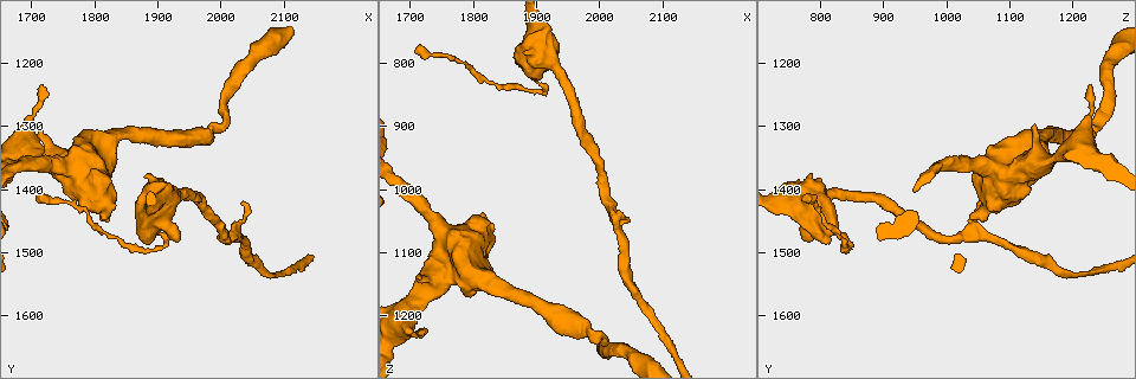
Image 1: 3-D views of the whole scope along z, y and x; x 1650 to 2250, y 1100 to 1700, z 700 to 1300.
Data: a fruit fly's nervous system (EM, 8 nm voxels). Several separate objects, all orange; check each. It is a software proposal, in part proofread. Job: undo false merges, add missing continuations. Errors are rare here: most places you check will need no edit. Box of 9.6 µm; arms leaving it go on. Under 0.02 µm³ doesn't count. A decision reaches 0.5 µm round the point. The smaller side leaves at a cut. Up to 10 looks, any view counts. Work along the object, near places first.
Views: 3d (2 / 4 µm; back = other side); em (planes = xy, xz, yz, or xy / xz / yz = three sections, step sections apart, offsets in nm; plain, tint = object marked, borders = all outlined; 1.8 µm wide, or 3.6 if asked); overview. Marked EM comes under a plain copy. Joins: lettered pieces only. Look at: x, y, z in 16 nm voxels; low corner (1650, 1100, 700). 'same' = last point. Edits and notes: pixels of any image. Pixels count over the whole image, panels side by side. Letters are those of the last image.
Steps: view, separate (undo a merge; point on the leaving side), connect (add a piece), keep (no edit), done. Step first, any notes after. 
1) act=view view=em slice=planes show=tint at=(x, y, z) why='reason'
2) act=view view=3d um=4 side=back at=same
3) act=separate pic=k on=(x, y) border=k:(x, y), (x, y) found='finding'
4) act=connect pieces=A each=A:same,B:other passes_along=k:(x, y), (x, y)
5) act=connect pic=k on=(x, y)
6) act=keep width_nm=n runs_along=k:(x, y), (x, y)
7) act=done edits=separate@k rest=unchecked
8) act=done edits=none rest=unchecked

act=view view=3d um=4 at=(1710, 1300, 1140)

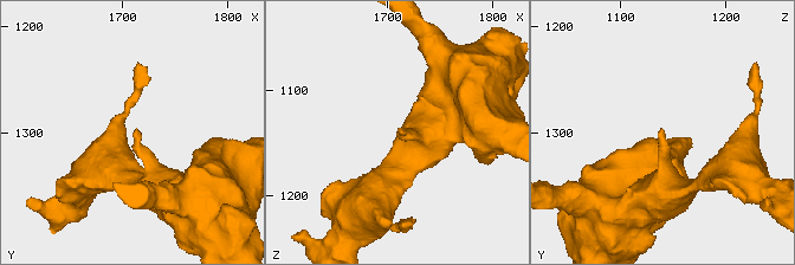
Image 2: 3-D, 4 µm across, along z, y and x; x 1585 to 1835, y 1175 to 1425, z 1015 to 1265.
act=view view=em slice=planes show=borders at=(1714, 1298, 1140)

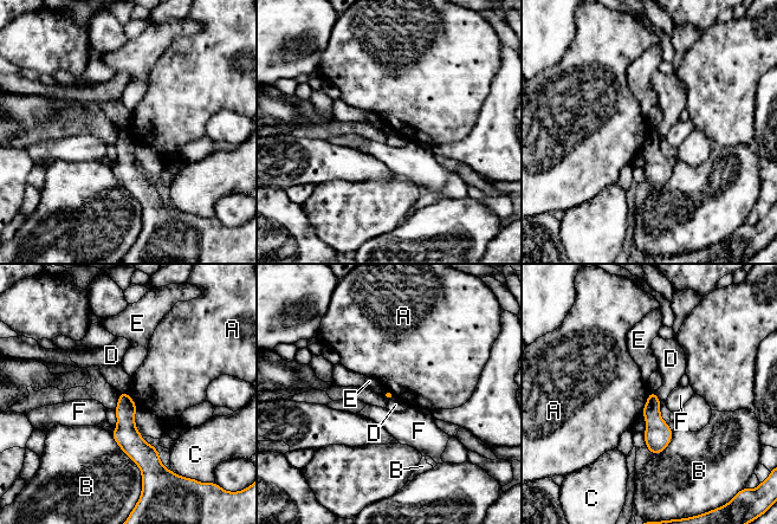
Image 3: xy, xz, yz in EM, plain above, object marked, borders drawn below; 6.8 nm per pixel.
act=keep each=A:other,B:other,C:other,D:other,E:other,F:other runs_along=3:(122, 395), (125, 434), (142, 465) found='none of them fits'

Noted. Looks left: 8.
act=view view=3d um=4 at=(1820, 1445, 1040) why='branch stops here'

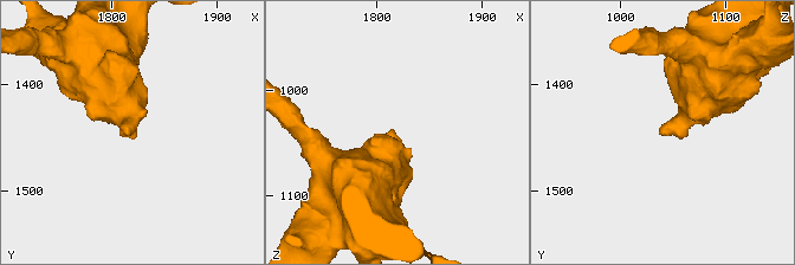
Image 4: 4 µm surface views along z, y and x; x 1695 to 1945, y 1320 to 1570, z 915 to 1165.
act=view view=em slice=xy step=8 show=tint at=(1816, 1446, 1038)

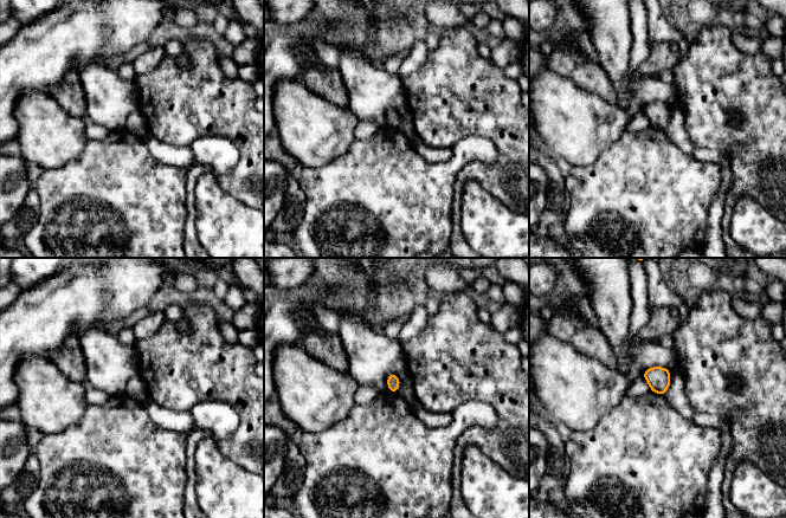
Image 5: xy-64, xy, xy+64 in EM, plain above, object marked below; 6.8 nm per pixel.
act=view view=em slice=planes show=borders at=same

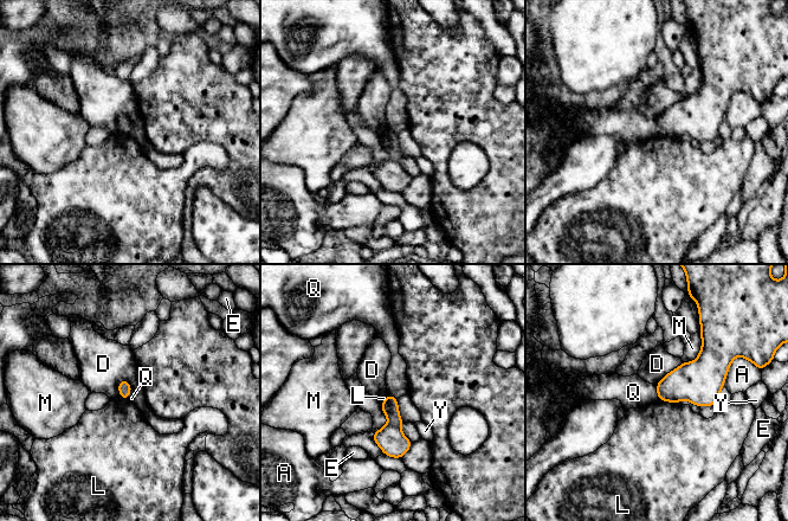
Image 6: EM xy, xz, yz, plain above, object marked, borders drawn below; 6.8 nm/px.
act=keep each=A:other,D:other,E:other,L:other,M:other,Q:other,Y:other border=6:(654, 385), (659, 399) found='no lettered piece goes on from it'

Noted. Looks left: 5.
act=view view=3d um=4 at=(1880, 1375, 780) why='thick end'

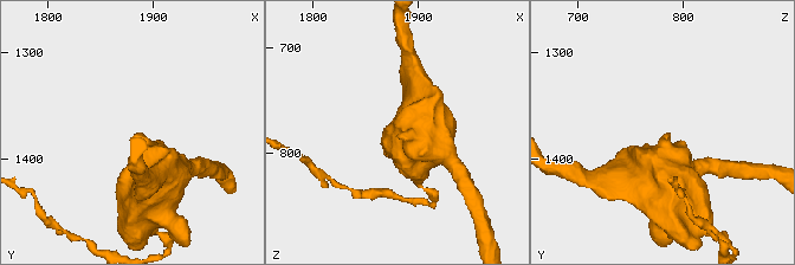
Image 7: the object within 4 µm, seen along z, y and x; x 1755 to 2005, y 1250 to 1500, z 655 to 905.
act=view view=em um=3.6 slice=xz step=16 show=borders at=(1882, 1382, 784)

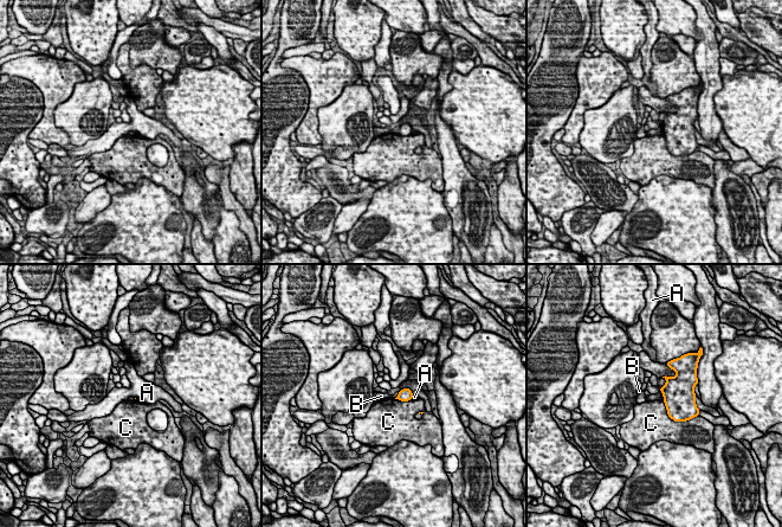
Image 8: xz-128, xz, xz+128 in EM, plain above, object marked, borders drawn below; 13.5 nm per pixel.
act=keep longest_contact=C:500nm each=A:other,B:other,C:other border=8:(661, 400), (674, 421), (692, 418) found='no lettered piece goes on from it'

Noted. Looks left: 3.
act=view view=3d um=2 at=(1705, 1405, 780) why='long arm stops here'

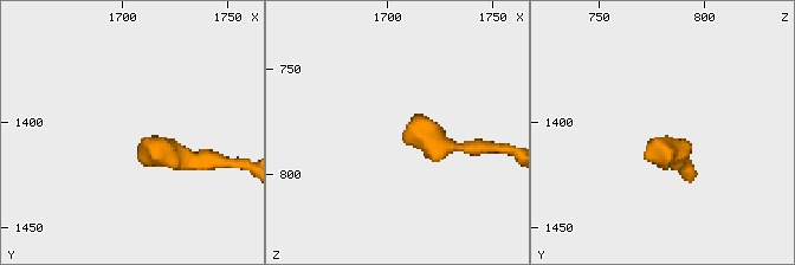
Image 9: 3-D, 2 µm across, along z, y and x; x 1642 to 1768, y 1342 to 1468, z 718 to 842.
act=view view=em um=3.6 slice=planes show=tint at=(1708, 1411, 780) why='now the EM'

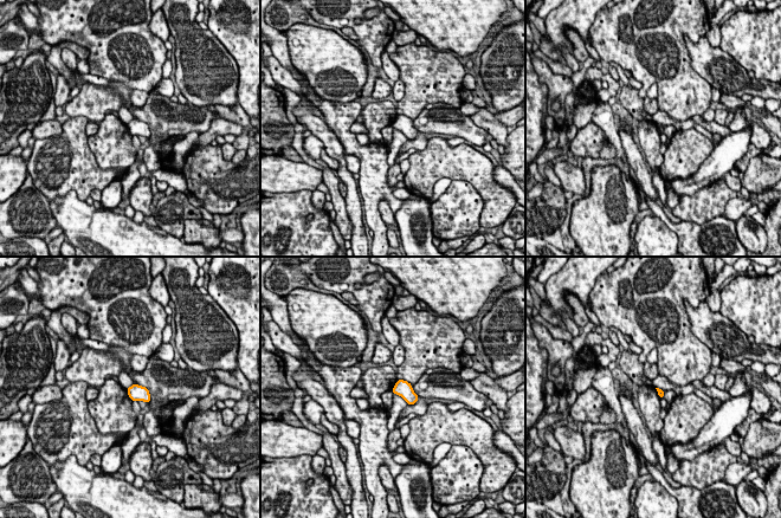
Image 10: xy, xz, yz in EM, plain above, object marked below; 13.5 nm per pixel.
act=view view=em um=3.6 slice=planes show=borders at=same why='what lies round it'

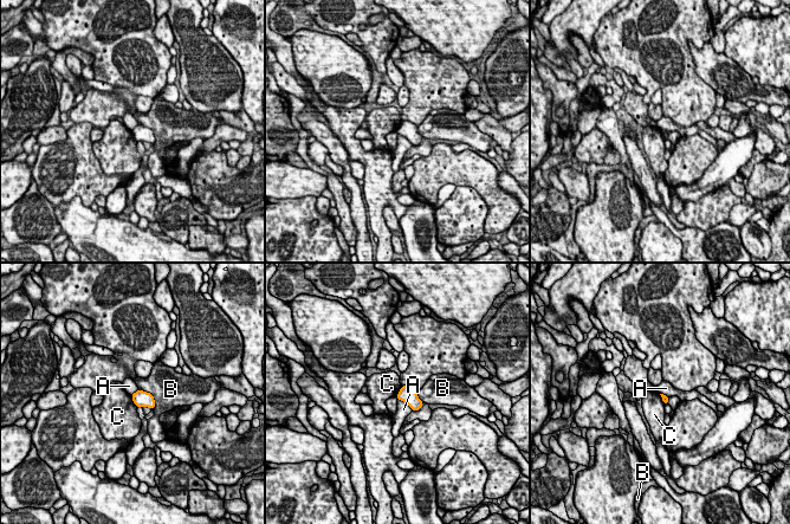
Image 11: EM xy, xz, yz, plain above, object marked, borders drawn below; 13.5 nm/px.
act=keep longest_contact=B:340nm each=A:other,B:other,C:other border=11:(396, 395), (413, 409) found='no lettered piece goes on from it'

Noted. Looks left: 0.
act=done edits=none rest=unchecked

